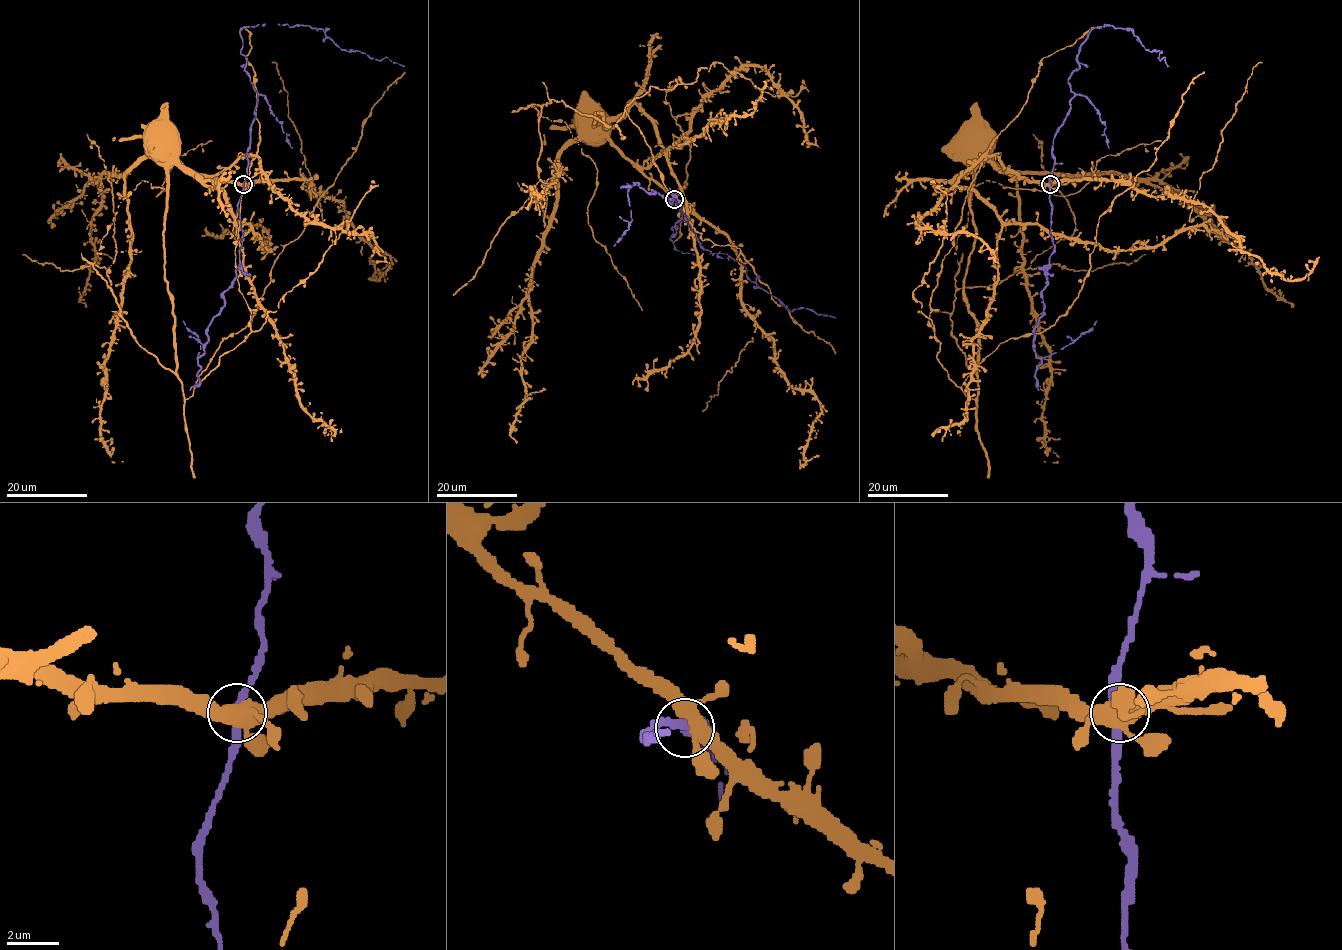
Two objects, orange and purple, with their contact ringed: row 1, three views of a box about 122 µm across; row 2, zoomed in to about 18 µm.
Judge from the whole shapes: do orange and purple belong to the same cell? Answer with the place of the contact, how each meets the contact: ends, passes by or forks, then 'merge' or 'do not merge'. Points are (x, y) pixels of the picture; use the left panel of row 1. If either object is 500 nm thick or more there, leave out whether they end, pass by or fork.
place (243, 184); orange forks; purple passes by; do not merge

